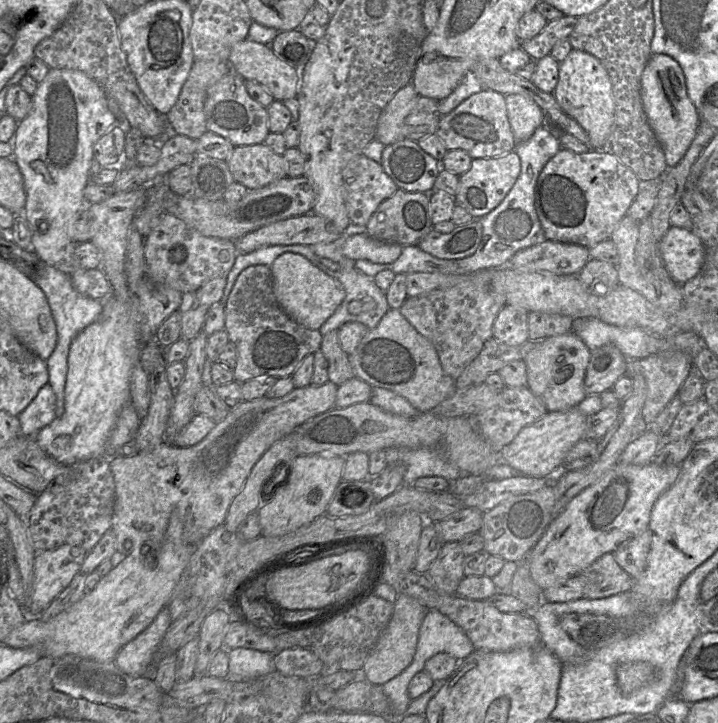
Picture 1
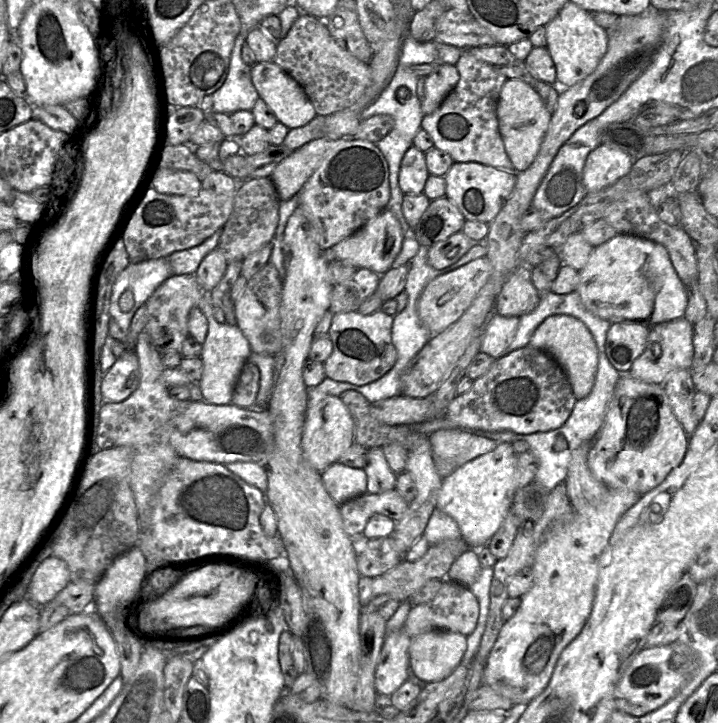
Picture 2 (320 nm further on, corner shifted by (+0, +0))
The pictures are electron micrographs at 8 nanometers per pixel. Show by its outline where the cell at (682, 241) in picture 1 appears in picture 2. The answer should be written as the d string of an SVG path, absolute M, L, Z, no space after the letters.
M618 234L594 247L585 267L579 271L579 283L575 291L590 313L611 324L637 322L652 327L683 317L687 308L685 285L674 269L667 249L654 241L628 234Z

